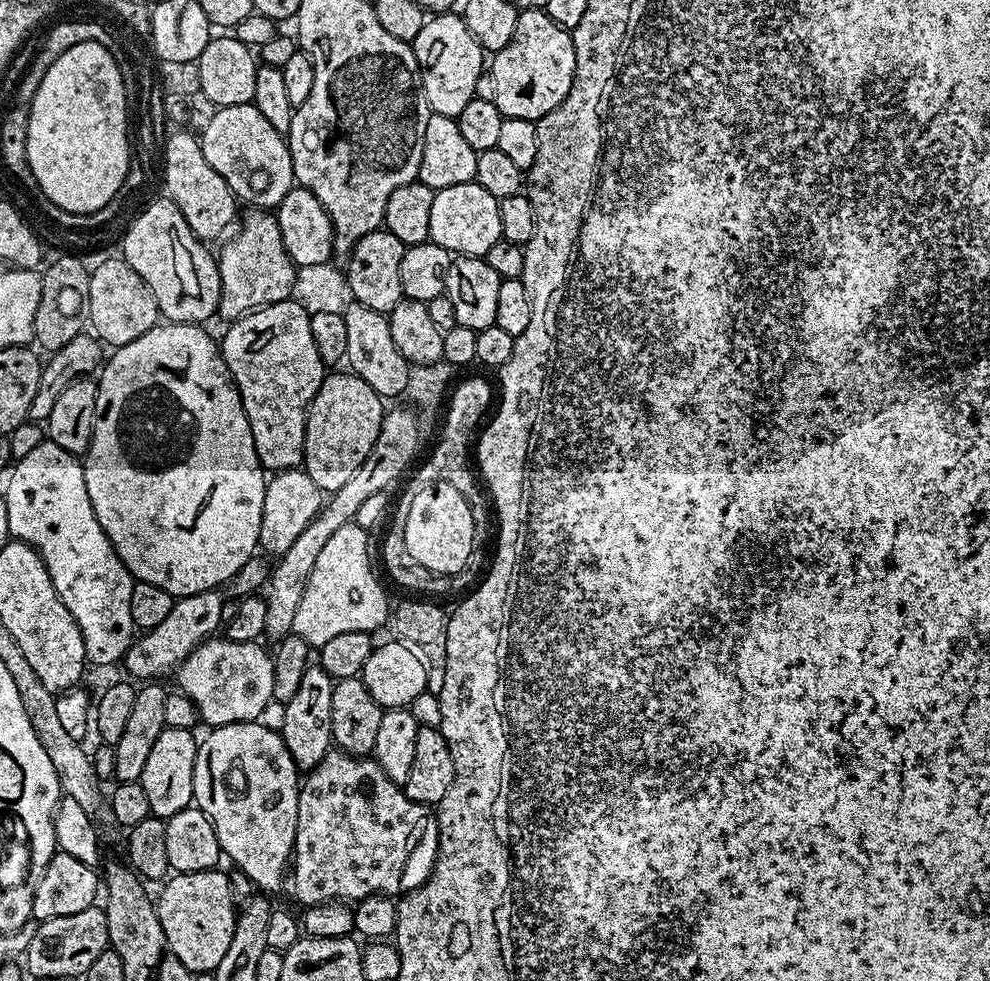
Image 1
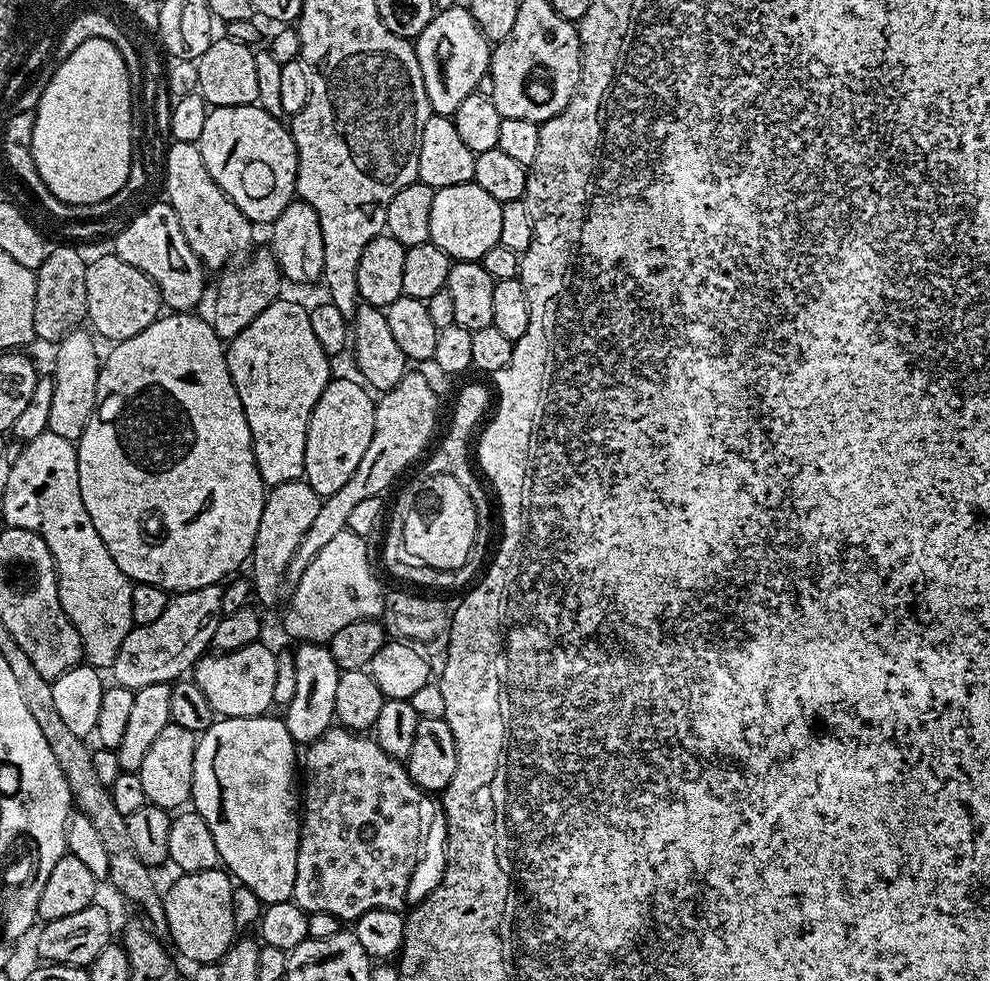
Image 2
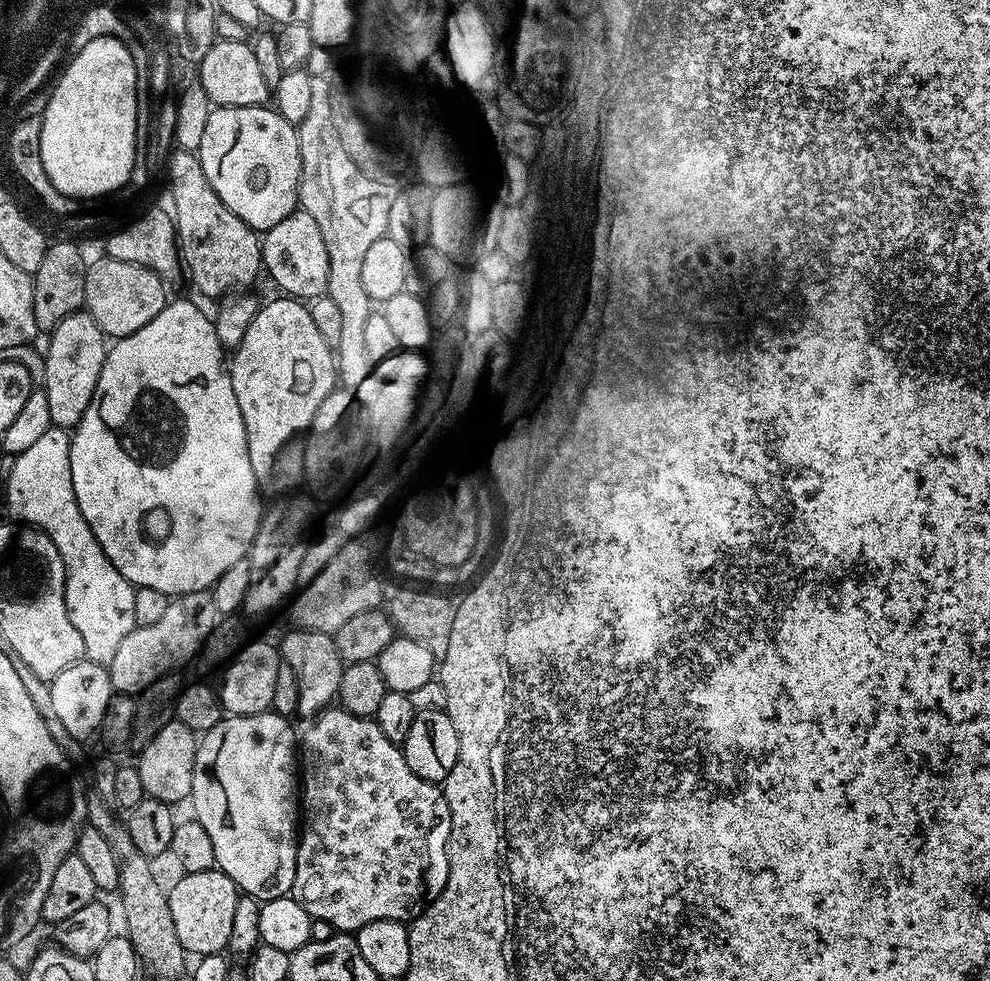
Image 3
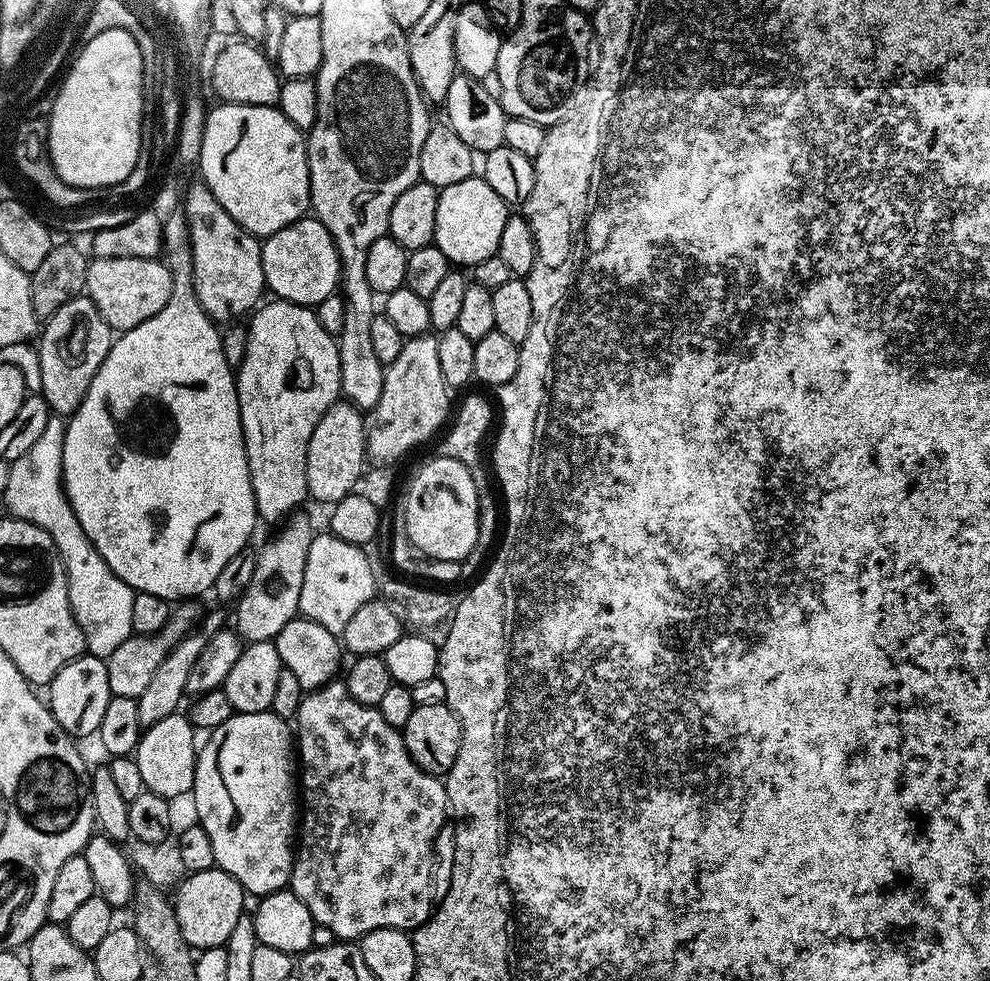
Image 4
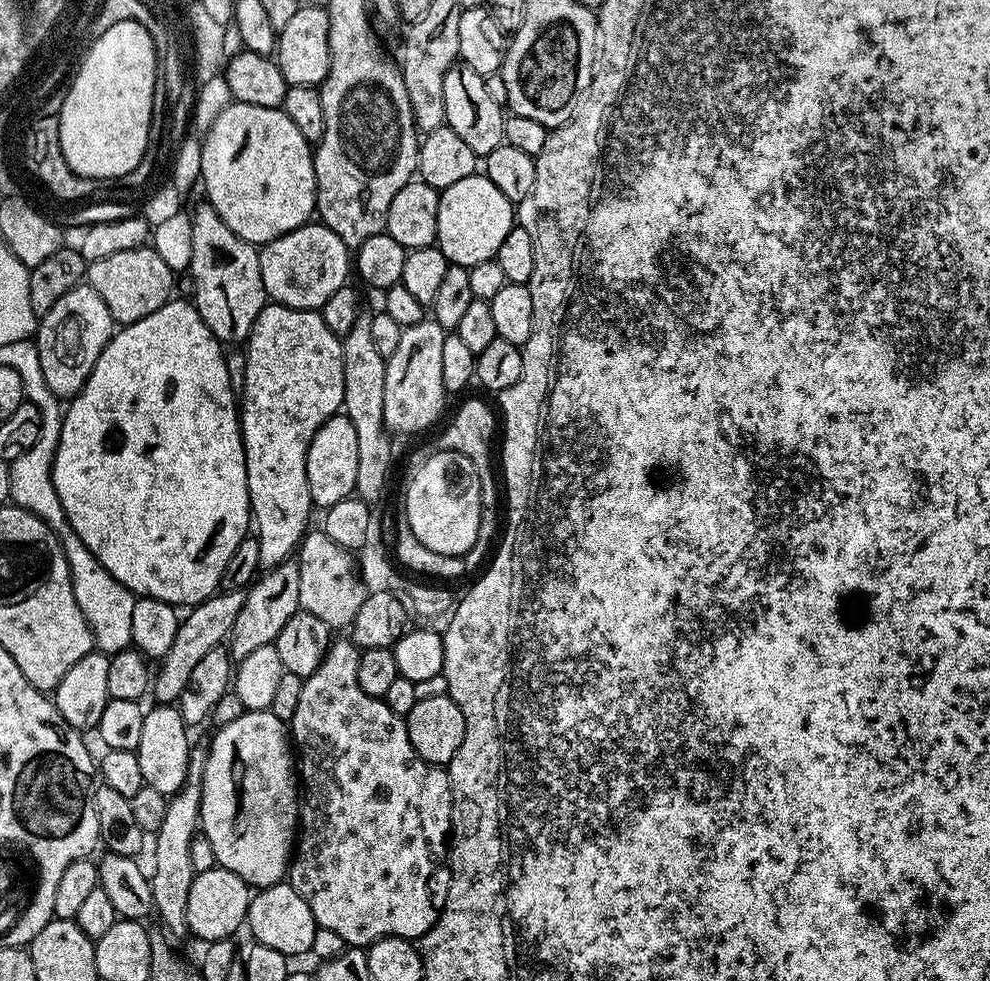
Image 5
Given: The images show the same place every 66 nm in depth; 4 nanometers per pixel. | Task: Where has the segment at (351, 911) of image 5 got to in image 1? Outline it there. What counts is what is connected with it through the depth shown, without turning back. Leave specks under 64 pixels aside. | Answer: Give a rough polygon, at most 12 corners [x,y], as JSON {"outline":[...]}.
{"outline":[[375,759],[303,777],[301,905],[399,893],[429,809]]}

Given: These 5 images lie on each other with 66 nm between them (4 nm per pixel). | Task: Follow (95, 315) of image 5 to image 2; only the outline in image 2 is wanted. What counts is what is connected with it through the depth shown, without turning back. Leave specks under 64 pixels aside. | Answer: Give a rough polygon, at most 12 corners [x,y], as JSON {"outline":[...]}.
{"outline":[[91,331],[55,347],[48,431],[80,439],[97,402]]}

